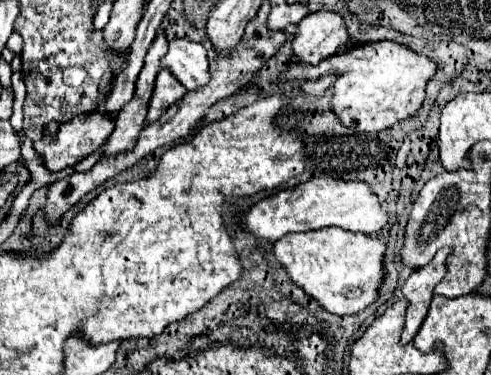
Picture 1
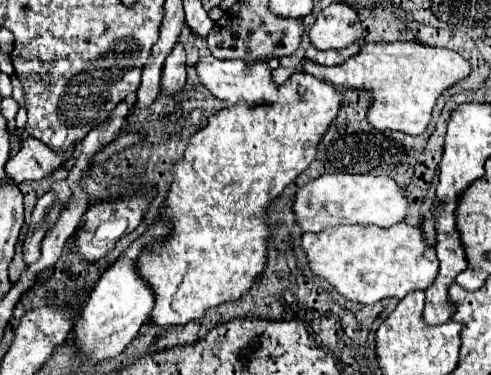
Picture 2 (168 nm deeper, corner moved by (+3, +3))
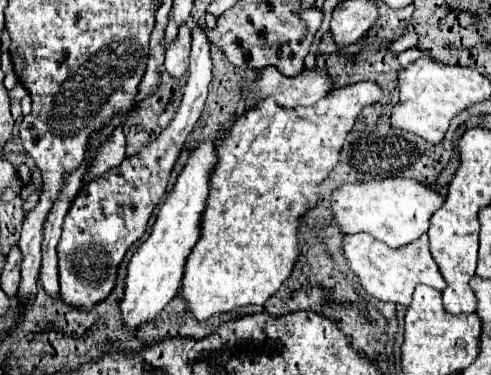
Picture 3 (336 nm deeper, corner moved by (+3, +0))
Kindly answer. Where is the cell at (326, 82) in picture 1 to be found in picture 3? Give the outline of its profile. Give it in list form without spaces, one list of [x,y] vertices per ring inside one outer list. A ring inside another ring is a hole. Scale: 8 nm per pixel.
[[[356,82],[328,92],[310,108],[280,108],[268,100],[262,102],[262,106],[250,108],[236,116],[228,126],[228,132],[224,132],[224,136],[214,142],[216,164],[208,180],[210,194],[200,222],[200,236],[186,260],[180,286],[180,296],[186,304],[186,310],[192,312],[196,320],[208,320],[210,316],[230,312],[236,306],[264,304],[290,276],[298,256],[296,232],[300,214],[312,206],[320,182],[336,166],[340,146],[344,144],[354,118],[362,112],[364,106],[374,104],[380,98],[380,86],[374,82]]]

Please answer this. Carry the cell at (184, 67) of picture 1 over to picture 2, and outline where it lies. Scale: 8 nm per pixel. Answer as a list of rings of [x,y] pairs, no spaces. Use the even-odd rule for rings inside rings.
[[[202,59],[196,65],[196,71],[200,81],[212,91],[212,95],[222,101],[246,105],[276,103],[278,85],[272,79],[272,69],[268,67],[268,63],[254,63],[252,67],[248,67],[242,59]]]

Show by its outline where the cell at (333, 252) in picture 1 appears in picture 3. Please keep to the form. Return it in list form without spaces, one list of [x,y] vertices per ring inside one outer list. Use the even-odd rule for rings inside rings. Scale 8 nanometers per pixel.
[[[368,234],[344,236],[342,252],[344,252],[344,258],[348,262],[348,268],[358,276],[360,288],[376,300],[408,306],[412,300],[412,292],[414,292],[416,284],[428,284],[436,290],[444,290],[444,278],[440,278],[438,266],[430,254],[426,234],[422,234],[418,240],[410,242],[408,246],[396,248],[396,250],[384,246],[382,242],[376,242]]]

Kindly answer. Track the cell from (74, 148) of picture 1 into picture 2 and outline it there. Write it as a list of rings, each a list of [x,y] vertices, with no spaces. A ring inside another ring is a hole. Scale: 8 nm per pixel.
[[[26,137],[24,145],[18,149],[16,155],[12,155],[6,163],[6,175],[14,183],[22,181],[38,181],[48,177],[52,171],[66,165],[66,161],[72,157],[72,151],[56,153],[48,149],[48,145],[40,143],[38,139]]]

